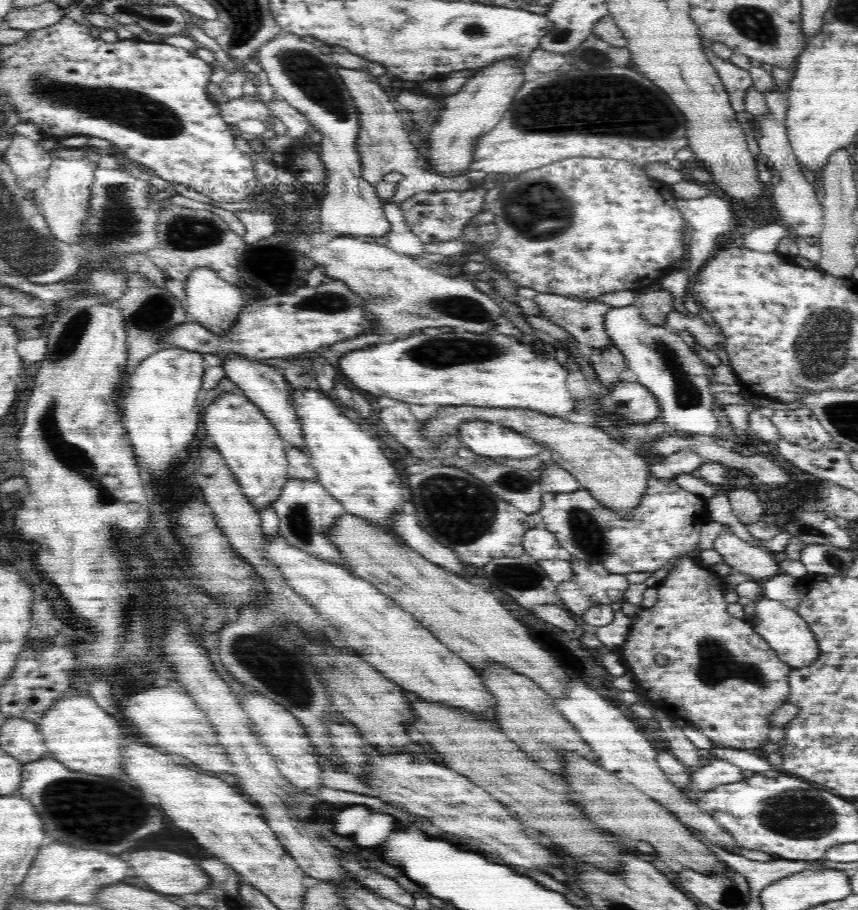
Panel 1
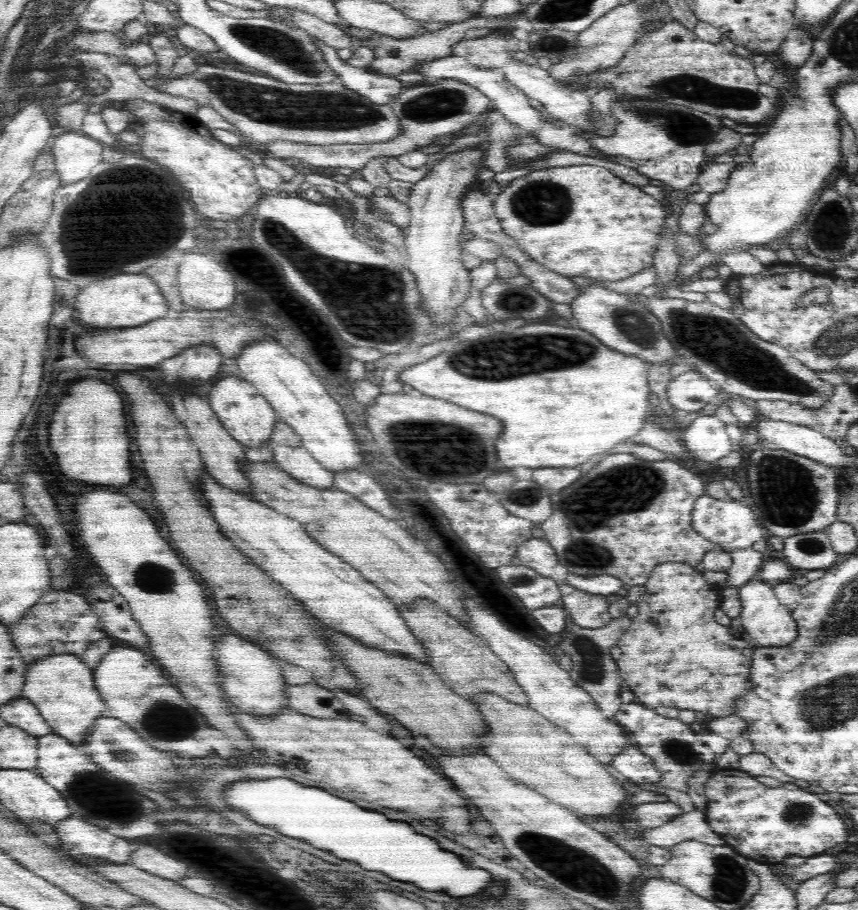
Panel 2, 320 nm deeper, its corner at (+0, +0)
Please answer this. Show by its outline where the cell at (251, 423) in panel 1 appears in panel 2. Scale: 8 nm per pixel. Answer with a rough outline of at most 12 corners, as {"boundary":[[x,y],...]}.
{"boundary":[[217,379],[207,399],[247,447],[271,444],[278,413],[251,382]]}

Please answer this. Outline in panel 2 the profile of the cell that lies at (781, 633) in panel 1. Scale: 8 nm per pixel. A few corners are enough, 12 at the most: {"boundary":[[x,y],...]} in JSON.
{"boundary":[[772,585],[739,588],[740,622],[757,646],[796,638],[792,608]]}

